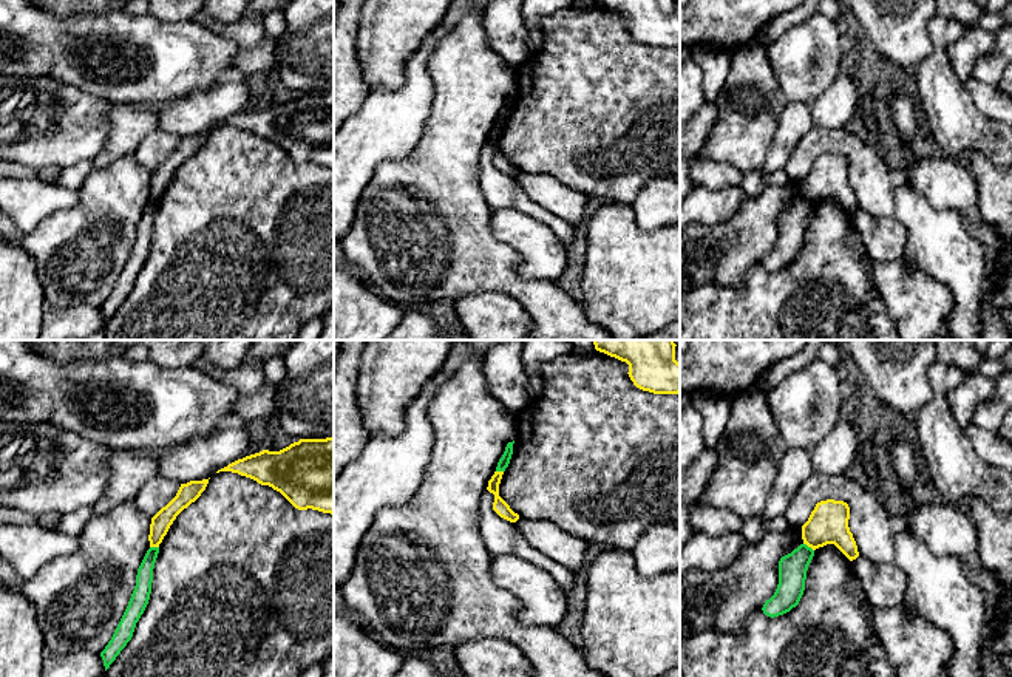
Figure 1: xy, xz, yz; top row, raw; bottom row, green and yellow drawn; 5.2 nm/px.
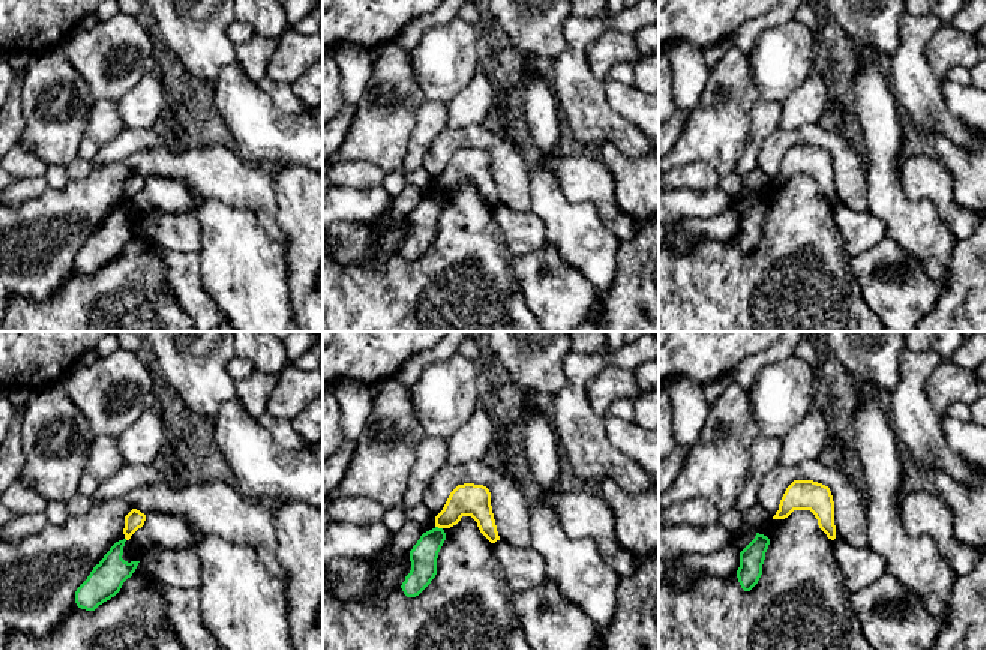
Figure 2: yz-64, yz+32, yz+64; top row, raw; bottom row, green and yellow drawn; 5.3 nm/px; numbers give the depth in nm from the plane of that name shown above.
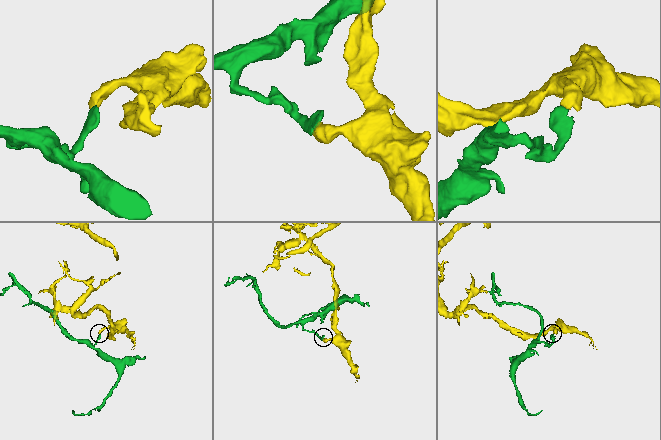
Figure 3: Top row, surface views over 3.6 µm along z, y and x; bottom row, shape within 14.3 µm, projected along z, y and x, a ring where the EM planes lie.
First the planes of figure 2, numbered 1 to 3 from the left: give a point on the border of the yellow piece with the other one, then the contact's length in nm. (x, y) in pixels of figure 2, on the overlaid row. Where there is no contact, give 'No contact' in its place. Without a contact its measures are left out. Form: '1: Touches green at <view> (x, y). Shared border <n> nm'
1: No contact
2: Touches green at yz+32 (437, 527). Shared border 40 nm
3: No contact

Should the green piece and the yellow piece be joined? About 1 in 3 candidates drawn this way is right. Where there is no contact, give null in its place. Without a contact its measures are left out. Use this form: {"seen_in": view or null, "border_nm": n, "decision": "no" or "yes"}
{"seen_in": "yz", "border_nm": 70, "decision": "no"}

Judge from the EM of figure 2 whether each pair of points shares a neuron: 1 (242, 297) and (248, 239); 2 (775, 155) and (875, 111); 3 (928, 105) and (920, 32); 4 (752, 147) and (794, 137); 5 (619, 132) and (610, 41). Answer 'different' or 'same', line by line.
1: same
2: different
3: same
4: different
5: different

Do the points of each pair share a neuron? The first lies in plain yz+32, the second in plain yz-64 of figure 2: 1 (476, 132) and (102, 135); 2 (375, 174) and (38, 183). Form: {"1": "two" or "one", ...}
{"1": "two", "2": "two"}

